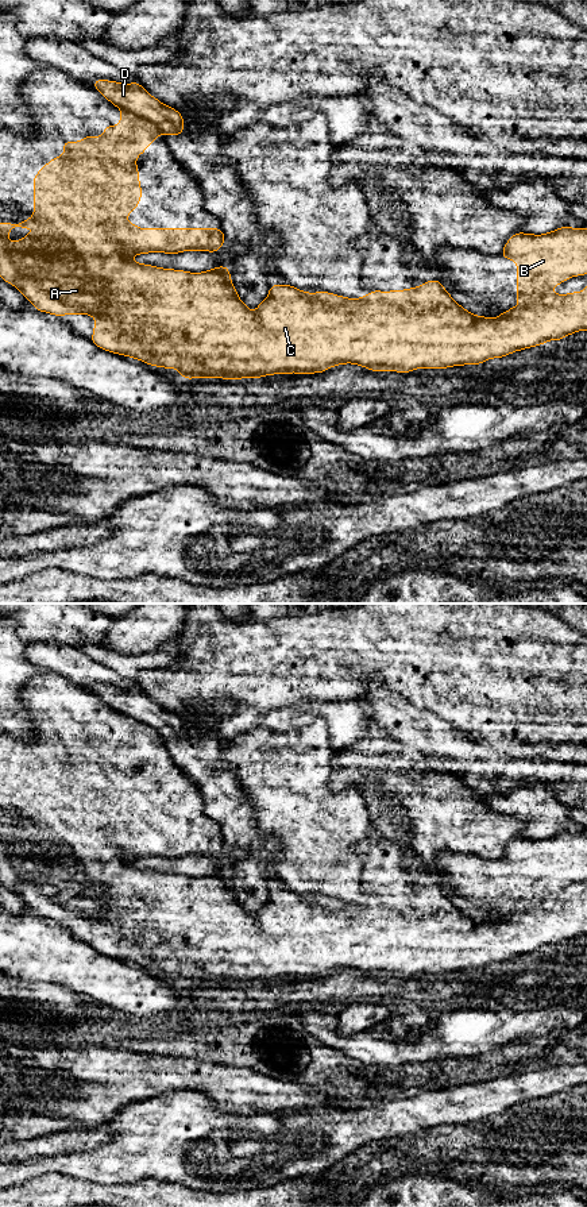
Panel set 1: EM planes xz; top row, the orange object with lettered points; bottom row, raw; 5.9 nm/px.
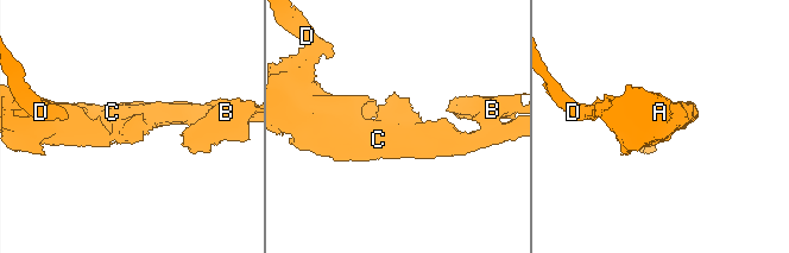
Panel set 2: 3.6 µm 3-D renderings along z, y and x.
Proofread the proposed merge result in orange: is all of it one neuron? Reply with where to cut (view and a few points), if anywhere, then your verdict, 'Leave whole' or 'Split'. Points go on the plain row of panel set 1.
Split along xz (126, 716), (147, 725), (157, 733). Split

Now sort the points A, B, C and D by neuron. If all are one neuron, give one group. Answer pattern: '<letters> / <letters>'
A B C / D

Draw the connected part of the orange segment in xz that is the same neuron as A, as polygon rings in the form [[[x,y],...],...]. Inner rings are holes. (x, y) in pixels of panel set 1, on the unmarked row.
[[[120,720],[119,730],[107,730],[103,741],[84,741],[81,747],[62,747],[61,751],[66,756],[59,763],[53,763],[46,768],[38,779],[34,780],[34,821],[22,828],[0,828],[0,882],[3,886],[12,888],[39,917],[51,918],[54,921],[62,919],[90,919],[97,929],[93,932],[93,941],[90,944],[97,952],[113,957],[139,964],[150,971],[177,973],[182,983],[262,983],[264,980],[275,979],[313,979],[324,977],[325,975],[345,968],[354,968],[370,973],[371,976],[397,976],[412,977],[414,973],[447,973],[463,969],[482,969],[487,964],[503,963],[514,956],[536,952],[549,945],[561,945],[563,942],[578,936],[587,934],[587,891],[584,896],[572,896],[568,899],[556,899],[551,895],[567,886],[569,882],[587,879],[587,832],[571,833],[560,832],[552,837],[542,840],[514,838],[505,849],[502,861],[517,867],[517,906],[518,911],[502,917],[495,923],[486,921],[476,921],[462,913],[443,888],[430,884],[418,892],[405,895],[381,896],[372,895],[362,903],[347,903],[328,896],[306,898],[291,890],[273,890],[269,894],[269,901],[258,910],[258,914],[251,917],[246,909],[239,903],[236,894],[231,886],[231,879],[227,871],[219,871],[202,878],[189,878],[184,875],[162,874],[151,869],[136,868],[130,863],[138,859],[147,857],[166,857],[179,859],[182,856],[209,856],[216,857],[223,851],[225,841],[221,833],[138,833],[134,828],[127,826],[127,820],[136,814],[142,803],[142,791],[139,788],[139,775],[136,772],[136,761],[146,757],[146,752],[158,744],[157,733],[148,726],[132,720]],[[11,833],[35,833],[34,838],[28,838],[23,844],[13,848],[9,847],[8,836]]]

